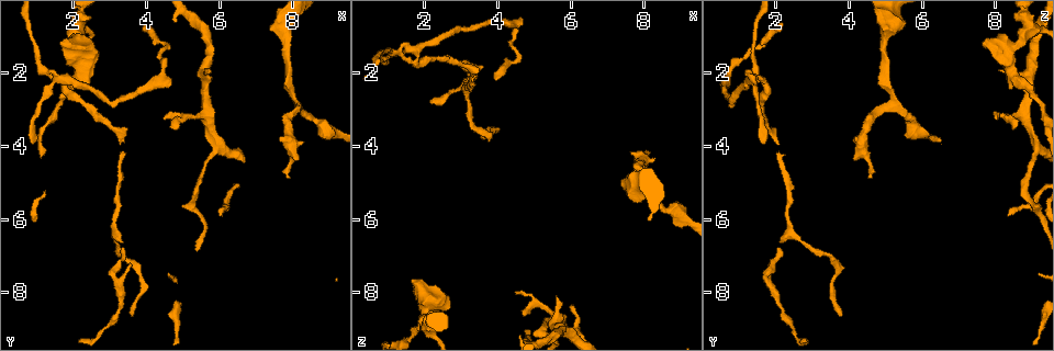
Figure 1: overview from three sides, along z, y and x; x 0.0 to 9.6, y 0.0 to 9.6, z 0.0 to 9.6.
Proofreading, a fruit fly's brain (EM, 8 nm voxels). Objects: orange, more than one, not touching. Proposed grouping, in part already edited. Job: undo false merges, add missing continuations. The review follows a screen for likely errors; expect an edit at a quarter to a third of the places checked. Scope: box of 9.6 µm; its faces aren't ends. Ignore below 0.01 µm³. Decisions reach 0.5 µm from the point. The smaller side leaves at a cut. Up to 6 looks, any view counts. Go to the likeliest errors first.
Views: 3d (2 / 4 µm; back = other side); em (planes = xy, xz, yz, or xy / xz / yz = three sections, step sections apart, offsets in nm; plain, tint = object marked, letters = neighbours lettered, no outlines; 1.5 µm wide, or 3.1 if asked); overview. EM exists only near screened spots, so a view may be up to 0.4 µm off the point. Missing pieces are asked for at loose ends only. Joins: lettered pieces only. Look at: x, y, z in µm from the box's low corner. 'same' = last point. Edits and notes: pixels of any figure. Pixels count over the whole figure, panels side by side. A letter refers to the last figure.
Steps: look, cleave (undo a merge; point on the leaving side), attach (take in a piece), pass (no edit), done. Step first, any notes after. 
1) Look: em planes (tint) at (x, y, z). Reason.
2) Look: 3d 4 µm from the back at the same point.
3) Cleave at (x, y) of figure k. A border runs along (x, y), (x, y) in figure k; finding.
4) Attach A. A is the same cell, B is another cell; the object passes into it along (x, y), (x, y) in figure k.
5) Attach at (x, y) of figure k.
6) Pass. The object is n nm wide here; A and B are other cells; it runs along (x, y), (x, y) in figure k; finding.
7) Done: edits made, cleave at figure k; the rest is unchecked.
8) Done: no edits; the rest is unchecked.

Look: em xz step 8 (tint) at (3.65, 8.65, 3.85). Tapers out.

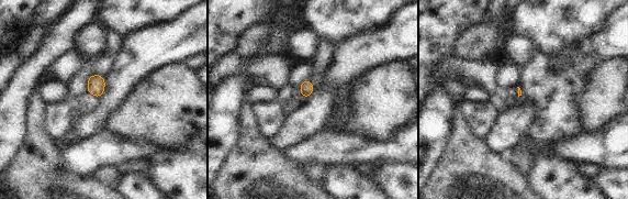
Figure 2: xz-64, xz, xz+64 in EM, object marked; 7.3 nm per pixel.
Look: em planes (letters) at the same point. Cut it another way.

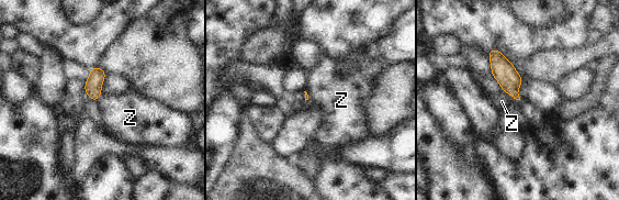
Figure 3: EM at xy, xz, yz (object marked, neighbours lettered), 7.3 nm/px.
Pass. Z is another cell; no lettered piece goes on from it.

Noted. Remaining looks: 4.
Look: em xz step 8 (tint) at (5.60, 2.00, 8.15).

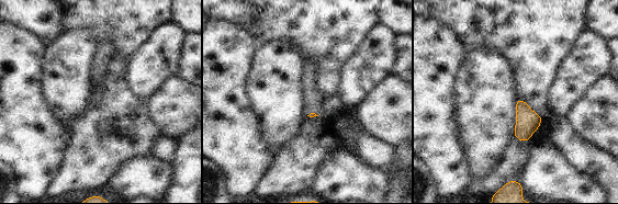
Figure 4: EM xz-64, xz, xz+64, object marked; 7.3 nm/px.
Look: em planes (tint) at the same point. Cut it another way.

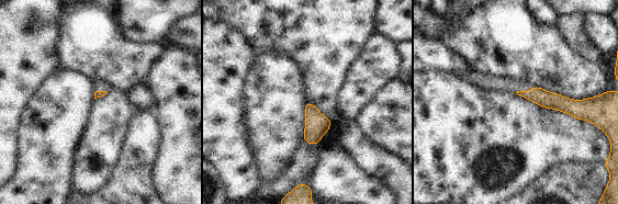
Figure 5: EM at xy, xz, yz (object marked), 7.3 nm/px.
Look: em planes (letters) at the same point. What lies round it.

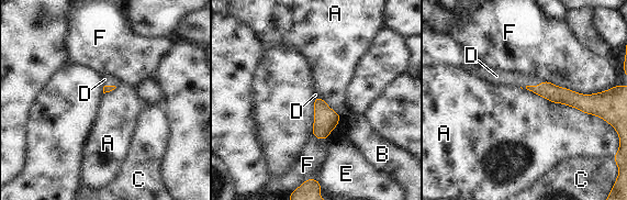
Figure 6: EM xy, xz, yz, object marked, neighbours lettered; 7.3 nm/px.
Attach D. D is the same cell, A, B, C, E and F are other cells; it goes on there.

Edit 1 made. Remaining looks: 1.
Done: edits made, attach at figure 6; the rest is unchecked.

